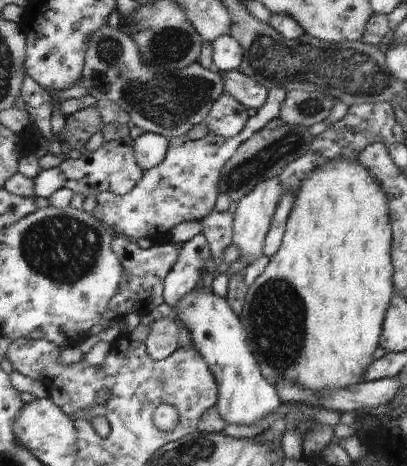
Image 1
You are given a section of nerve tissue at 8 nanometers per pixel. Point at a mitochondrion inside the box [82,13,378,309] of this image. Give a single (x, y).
(172, 101)

